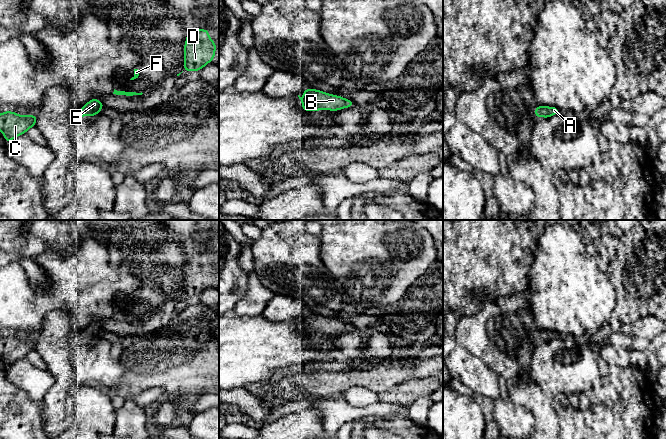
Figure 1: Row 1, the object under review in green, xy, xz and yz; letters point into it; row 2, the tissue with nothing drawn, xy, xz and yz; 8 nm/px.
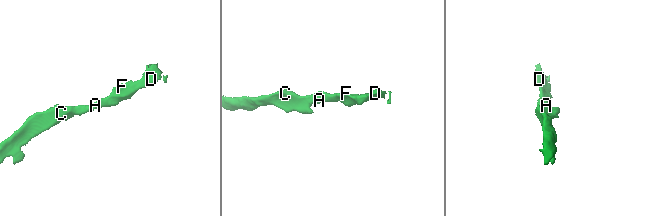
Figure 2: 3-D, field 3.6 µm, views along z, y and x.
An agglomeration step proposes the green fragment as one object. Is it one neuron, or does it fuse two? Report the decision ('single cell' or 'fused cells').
single cell

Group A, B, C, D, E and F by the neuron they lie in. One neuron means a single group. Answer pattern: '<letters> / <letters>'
A B C D E F

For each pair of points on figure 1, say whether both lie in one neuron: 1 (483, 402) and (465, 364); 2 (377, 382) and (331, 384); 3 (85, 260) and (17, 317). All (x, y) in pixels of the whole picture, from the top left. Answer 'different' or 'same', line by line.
1: different
2: same
3: same

